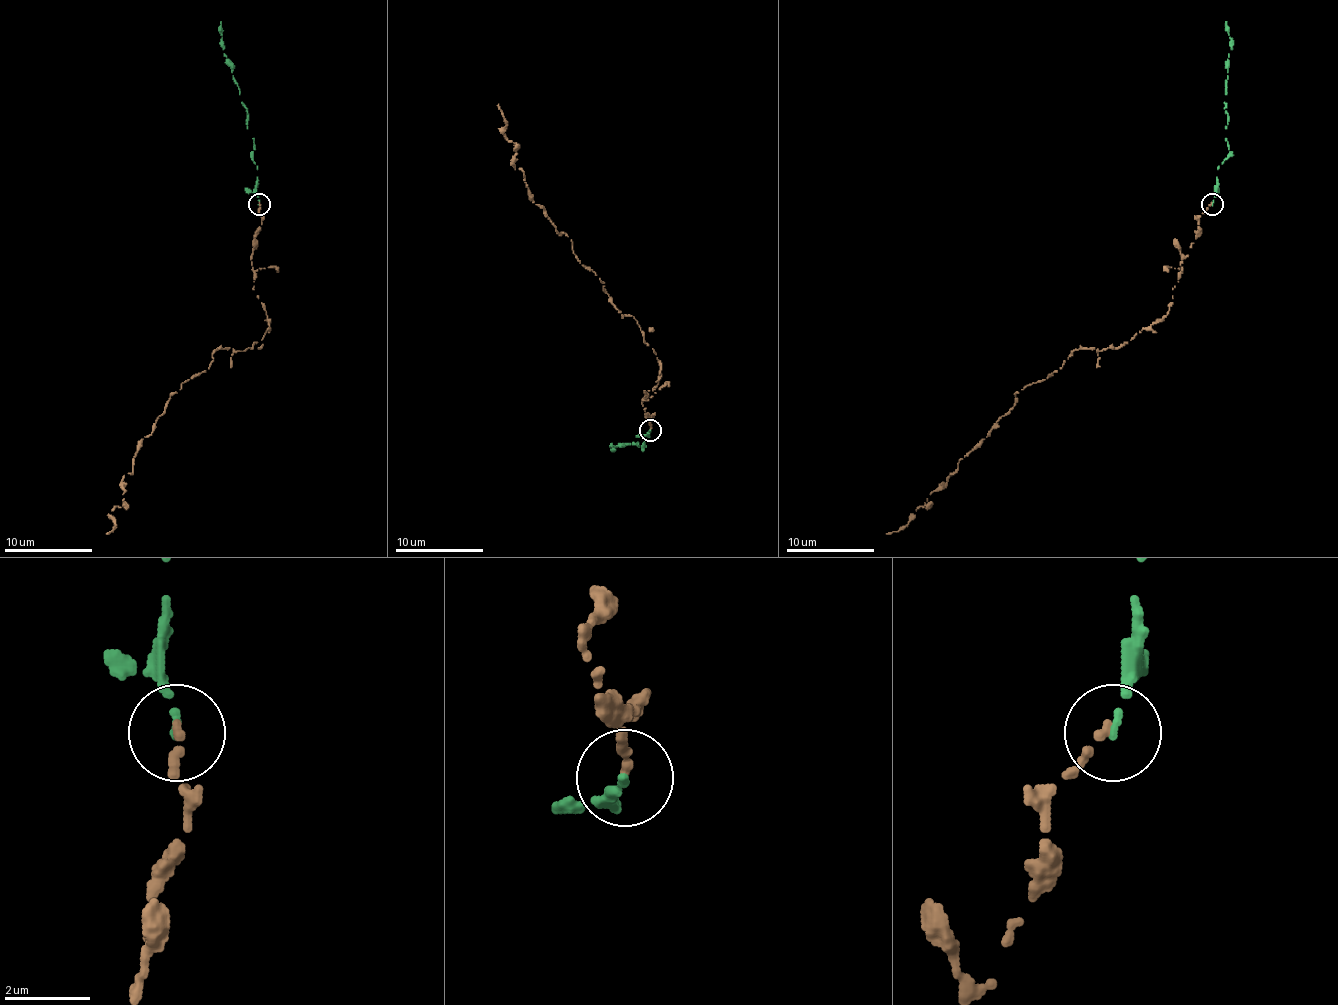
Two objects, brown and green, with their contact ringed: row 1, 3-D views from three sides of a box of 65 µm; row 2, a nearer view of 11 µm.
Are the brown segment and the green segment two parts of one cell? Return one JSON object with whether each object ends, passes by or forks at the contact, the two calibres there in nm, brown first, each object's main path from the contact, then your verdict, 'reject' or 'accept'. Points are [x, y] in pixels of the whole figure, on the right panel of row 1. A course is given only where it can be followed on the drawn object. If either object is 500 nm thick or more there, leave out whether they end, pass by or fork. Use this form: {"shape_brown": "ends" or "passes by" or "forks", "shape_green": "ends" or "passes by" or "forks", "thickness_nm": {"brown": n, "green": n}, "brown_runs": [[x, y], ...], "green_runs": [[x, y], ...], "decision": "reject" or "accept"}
{"shape_brown": "ends", "shape_green": "ends", "thickness_nm": {"brown": 190, "green": 150}, "brown_runs": [[1211, 205], [1194, 242], [1181, 247], [1167, 313], [1123, 346], [1075, 350], [1015, 394], [925, 504], [886, 533]], "green_runs": [[1211, 205], [1218, 165], [1225, 161], [1229, 145], [1225, 139], [1225, 88], [1231, 44], [1225, 22]], "decision": "accept"}

